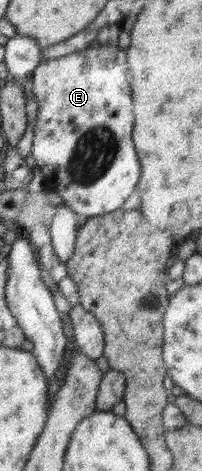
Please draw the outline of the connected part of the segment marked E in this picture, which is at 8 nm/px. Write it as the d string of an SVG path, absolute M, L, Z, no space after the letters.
M116 46L88 47L81 52L74 52L67 54L67 56L54 59L45 59L32 72L33 89L35 100L37 101L36 123L34 124L34 138L31 148L31 156L35 159L35 165L38 166L45 176L46 190L59 194L67 205L75 214L77 214L78 224L83 226L90 217L97 217L99 215L114 212L127 200L139 181L139 174L141 174L141 166L137 160L137 152L131 140L131 130L133 130L133 114L131 114L131 106L133 106L132 92L130 83L127 80L128 74L127 55L125 49L119 49Z

